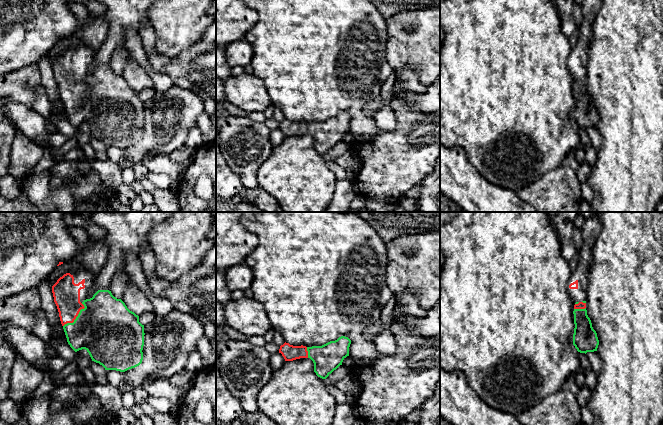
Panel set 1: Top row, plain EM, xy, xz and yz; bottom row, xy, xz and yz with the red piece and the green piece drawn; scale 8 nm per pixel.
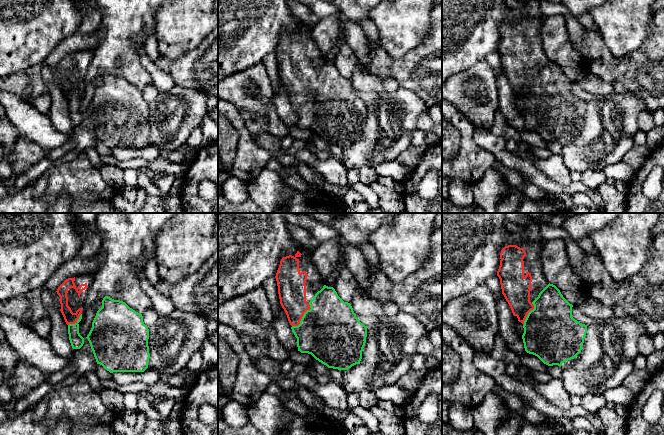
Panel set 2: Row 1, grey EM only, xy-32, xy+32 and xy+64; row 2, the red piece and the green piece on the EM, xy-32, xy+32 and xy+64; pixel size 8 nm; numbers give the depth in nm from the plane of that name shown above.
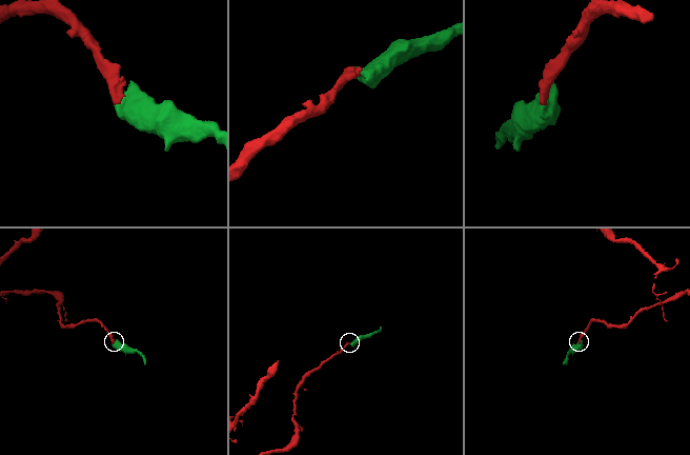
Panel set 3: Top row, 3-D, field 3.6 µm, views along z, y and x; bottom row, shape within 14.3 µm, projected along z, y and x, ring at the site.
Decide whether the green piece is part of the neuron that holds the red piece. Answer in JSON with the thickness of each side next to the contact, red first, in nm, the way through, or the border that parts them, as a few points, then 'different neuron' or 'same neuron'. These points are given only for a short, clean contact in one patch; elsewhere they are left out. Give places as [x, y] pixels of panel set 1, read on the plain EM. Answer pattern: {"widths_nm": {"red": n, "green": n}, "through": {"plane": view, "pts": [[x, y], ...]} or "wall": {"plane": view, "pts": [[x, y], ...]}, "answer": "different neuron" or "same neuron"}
{"widths_nm": {"red": 220, "green": 460}, "through": {"plane": "xy", "pts": [[66, 69], [68, 81], [76, 92], [86, 101], [105, 103]]}, "answer": "same neuron"}

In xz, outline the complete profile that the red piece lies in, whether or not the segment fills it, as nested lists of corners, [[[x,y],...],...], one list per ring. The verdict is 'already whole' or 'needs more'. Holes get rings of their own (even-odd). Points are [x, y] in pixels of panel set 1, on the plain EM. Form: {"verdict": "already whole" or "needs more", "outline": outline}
{"verdict": "needs more", "outline": [[[341,112],[337,116],[330,117],[322,122],[293,122],[285,118],[280,122],[279,129],[282,130],[285,137],[310,134],[314,139],[316,151],[326,155],[349,132],[350,120],[351,116],[345,112]]]}

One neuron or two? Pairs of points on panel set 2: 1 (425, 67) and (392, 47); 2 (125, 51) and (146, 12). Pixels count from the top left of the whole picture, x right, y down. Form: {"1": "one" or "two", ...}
{"1": "two", "2": "one"}

